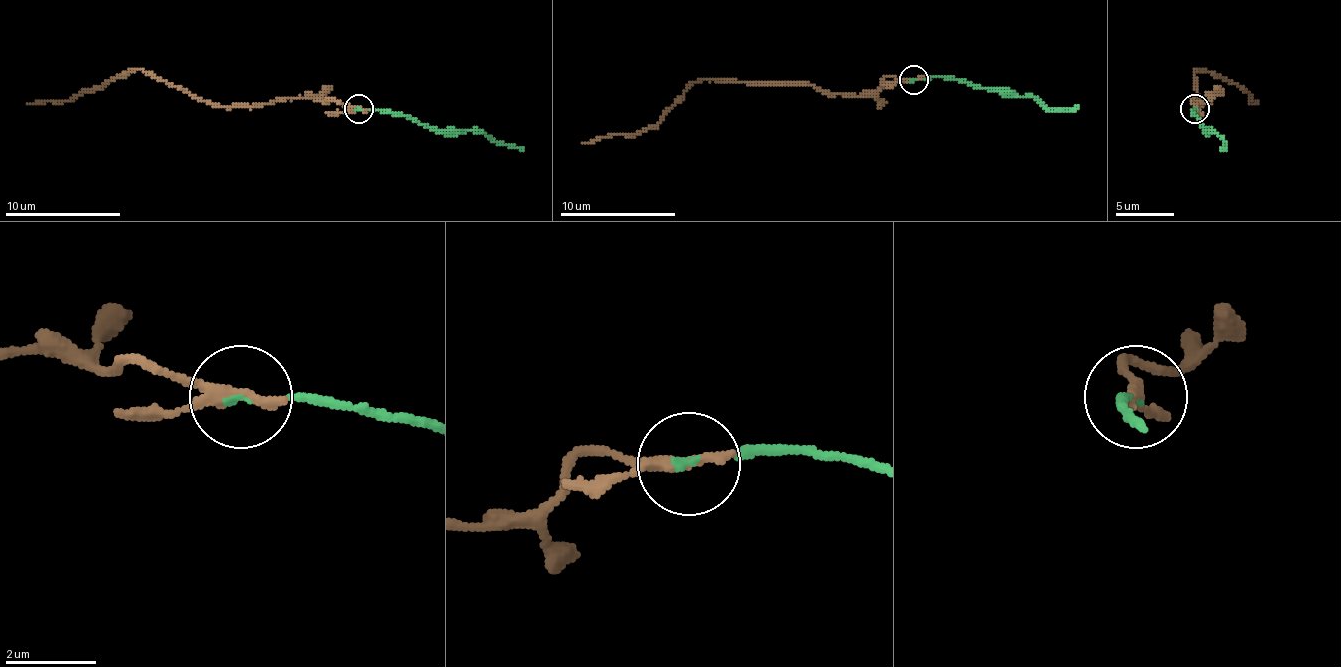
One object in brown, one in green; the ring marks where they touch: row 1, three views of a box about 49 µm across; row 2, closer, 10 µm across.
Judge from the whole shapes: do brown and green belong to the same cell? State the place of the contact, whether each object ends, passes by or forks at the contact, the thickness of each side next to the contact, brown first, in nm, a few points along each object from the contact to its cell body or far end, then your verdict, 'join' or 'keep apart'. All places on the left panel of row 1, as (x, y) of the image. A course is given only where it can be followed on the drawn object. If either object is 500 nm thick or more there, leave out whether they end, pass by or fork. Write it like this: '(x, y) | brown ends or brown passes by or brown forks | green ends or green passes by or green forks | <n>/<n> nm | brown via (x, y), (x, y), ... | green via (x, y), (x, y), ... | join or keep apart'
(358, 109) | brown passes by | green ends | 260/110 nm | brown via (358, 110), (332, 101), (305, 98), (271, 101), (256, 107), (213, 107), (140, 69), (68, 101), (27, 104) | green via (358, 110), (389, 110), (439, 130), (479, 130), (491, 141), (523, 150) | join

